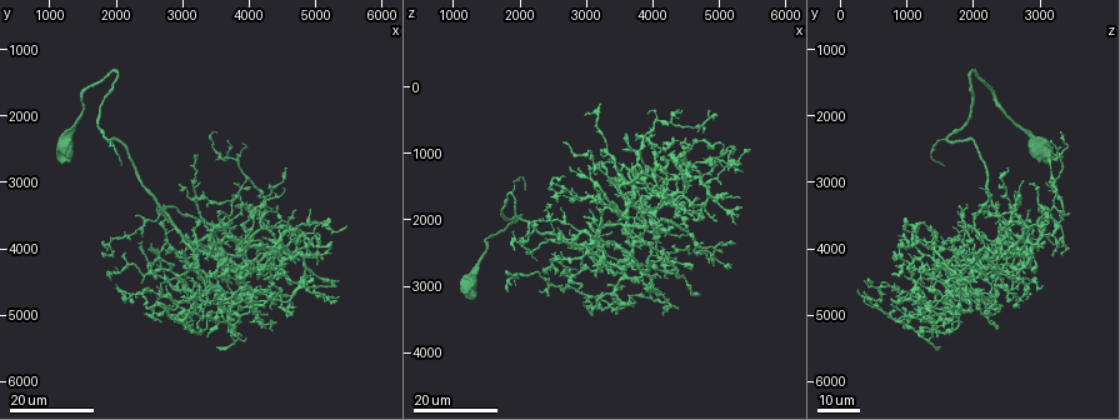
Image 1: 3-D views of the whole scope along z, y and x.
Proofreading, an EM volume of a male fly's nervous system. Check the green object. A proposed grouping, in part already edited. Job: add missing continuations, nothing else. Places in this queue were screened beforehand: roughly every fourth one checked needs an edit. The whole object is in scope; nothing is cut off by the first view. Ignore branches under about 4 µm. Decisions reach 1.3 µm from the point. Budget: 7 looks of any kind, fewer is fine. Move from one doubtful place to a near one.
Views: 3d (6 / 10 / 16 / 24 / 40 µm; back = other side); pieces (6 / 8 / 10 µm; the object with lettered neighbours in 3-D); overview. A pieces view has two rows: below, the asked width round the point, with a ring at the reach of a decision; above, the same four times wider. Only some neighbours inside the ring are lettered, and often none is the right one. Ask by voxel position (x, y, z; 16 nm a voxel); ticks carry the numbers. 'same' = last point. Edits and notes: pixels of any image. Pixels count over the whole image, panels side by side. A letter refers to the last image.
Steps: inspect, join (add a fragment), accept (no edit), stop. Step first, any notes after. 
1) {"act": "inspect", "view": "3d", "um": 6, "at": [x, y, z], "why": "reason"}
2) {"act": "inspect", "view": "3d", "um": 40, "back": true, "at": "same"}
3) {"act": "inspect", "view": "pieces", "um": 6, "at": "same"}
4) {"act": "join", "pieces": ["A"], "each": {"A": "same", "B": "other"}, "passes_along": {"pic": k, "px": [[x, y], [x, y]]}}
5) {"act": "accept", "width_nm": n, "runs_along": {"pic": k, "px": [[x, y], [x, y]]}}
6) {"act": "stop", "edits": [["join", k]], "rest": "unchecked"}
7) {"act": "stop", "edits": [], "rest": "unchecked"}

{"act": "inspect", "view": "3d", "um": 16, "at": [4050, 4000, 3000], "why": "thin end"}

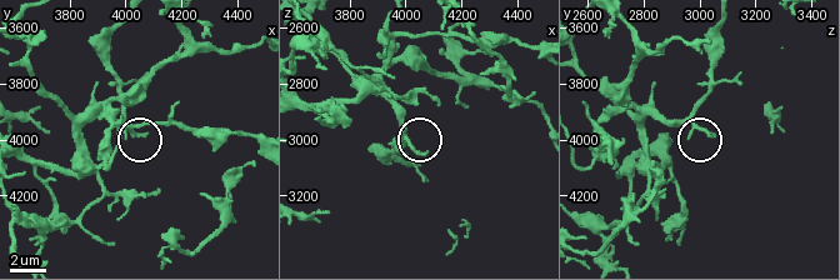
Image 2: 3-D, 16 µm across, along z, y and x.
{"act": "inspect", "view": "pieces", "um": 6, "at": [4070, 3980, 3040], "why": "what lies round it"}

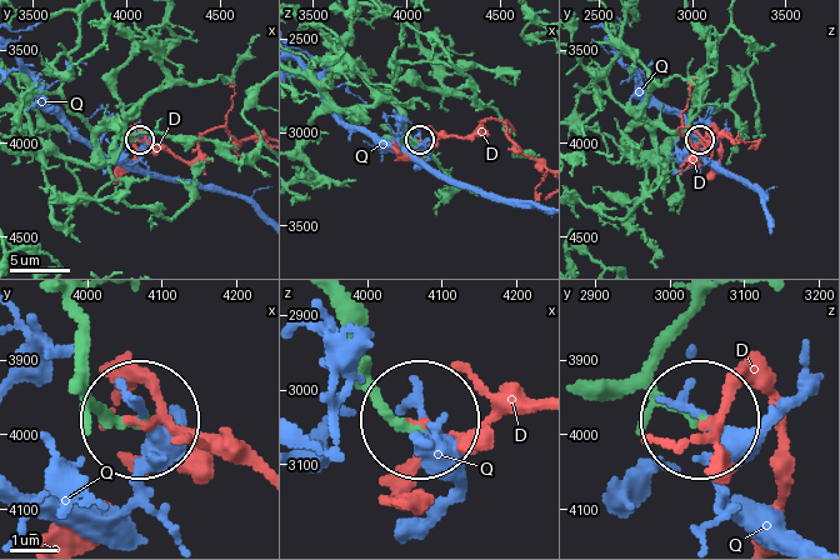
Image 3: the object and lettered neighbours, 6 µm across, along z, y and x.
{"act": "accept", "each": {"D": "other", "Q": "other"}, "runs_along": {"pic": 3, "px": [[648, 384], [699, 419]]}, "found": "none of them fits"}

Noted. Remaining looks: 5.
{"act": "inspect", "view": "3d", "um": 24, "at": [2950, 4200, 2000], "why": "thin end"}

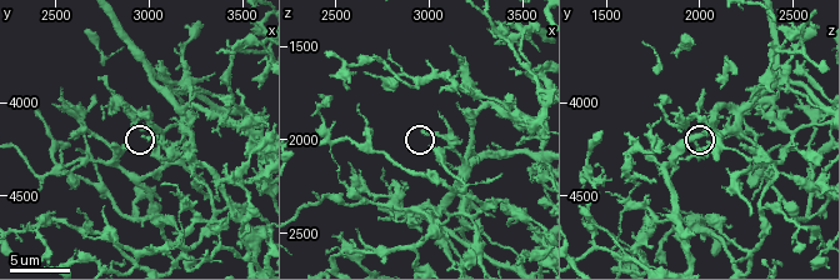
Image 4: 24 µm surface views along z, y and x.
{"act": "inspect", "view": "pieces", "um": 6, "at": [2960, 4180, 1960]}

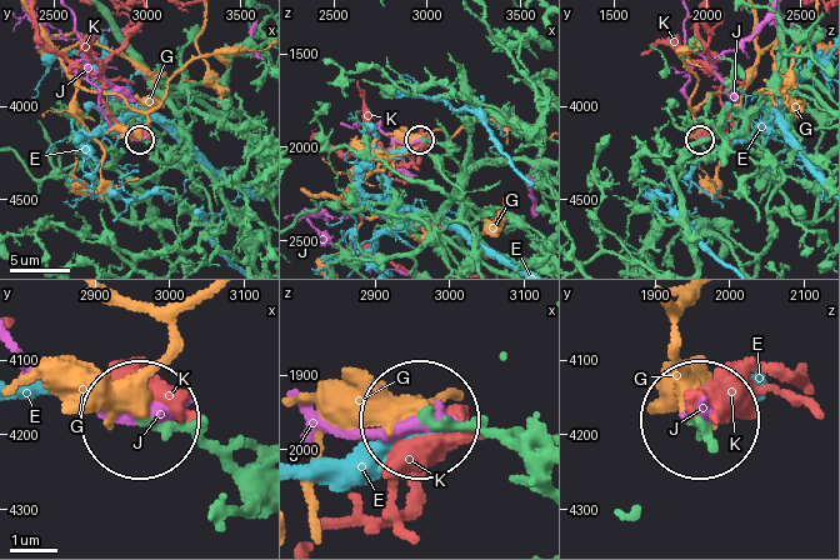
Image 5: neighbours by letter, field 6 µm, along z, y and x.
{"act": "accept", "each": {"E": "other", "G": "other", "J": "other", "K": "other"}, "found": "no lettered fragment goes on from it"}

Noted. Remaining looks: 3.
{"act": "inspect", "view": "3d", "um": 6, "at": [3000, 4620, 2040], "why": "branch stops here"}

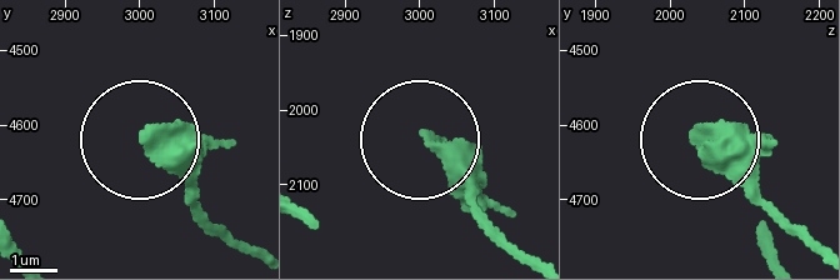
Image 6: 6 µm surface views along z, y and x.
{"act": "inspect", "view": "pieces", "um": 6, "at": [3015, 4610, 2040]}

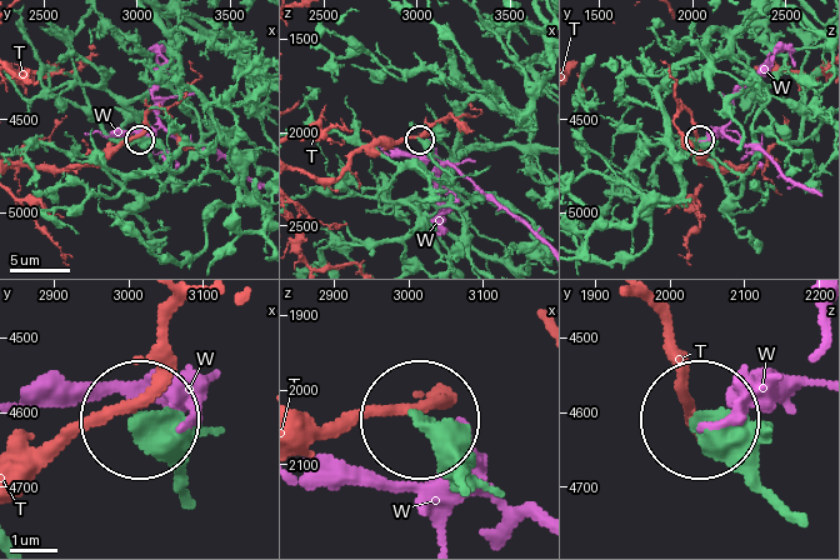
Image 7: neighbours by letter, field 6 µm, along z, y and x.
{"act": "accept", "each": {"T": "other", "W": "other"}, "runs_along": {"pic": 7, "px": [[463, 480], [428, 425]]}, "found": "no lettered fragment goes on from it"}

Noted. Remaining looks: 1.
{"act": "stop", "edits": [], "rest": "unchecked"}

